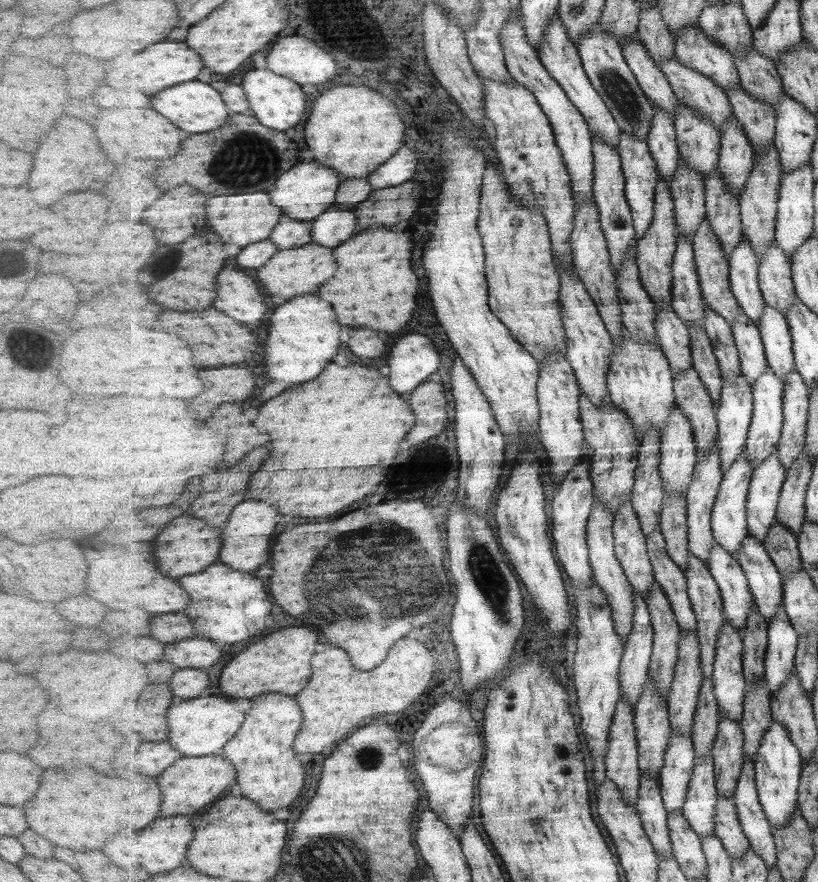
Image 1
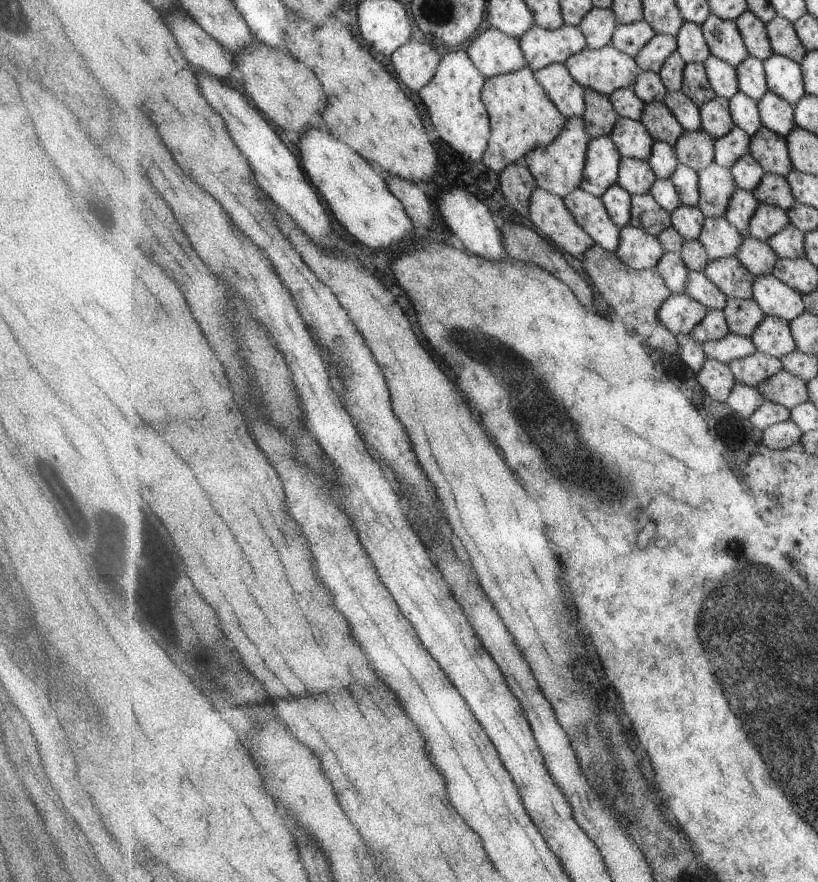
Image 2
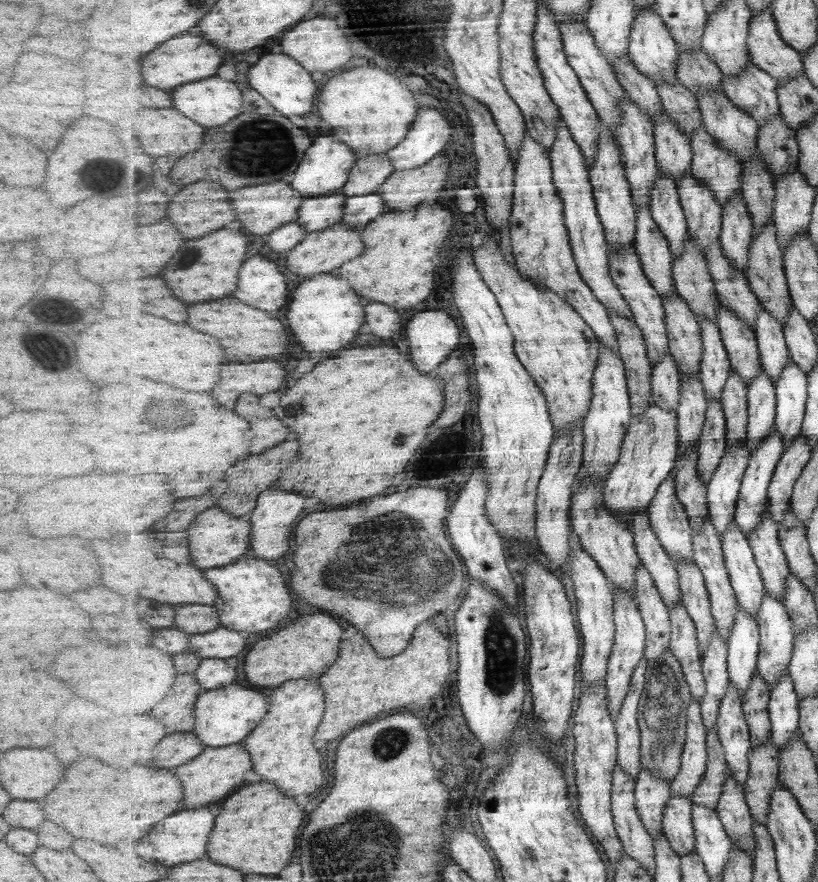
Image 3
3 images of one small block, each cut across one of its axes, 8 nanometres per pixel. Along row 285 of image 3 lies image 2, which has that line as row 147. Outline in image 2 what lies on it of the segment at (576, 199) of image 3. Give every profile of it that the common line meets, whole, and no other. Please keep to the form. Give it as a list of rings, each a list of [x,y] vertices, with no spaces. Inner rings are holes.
[[[610,136],[591,139],[581,189],[602,197],[609,188],[618,184],[621,160],[623,156]]]

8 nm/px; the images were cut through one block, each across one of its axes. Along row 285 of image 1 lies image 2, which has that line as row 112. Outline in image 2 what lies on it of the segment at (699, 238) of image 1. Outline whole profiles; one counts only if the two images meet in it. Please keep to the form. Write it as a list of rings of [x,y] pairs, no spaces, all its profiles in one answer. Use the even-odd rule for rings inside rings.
[[[717,96],[700,108],[702,129],[711,134],[714,141],[727,136],[735,128],[729,106],[730,100]]]

